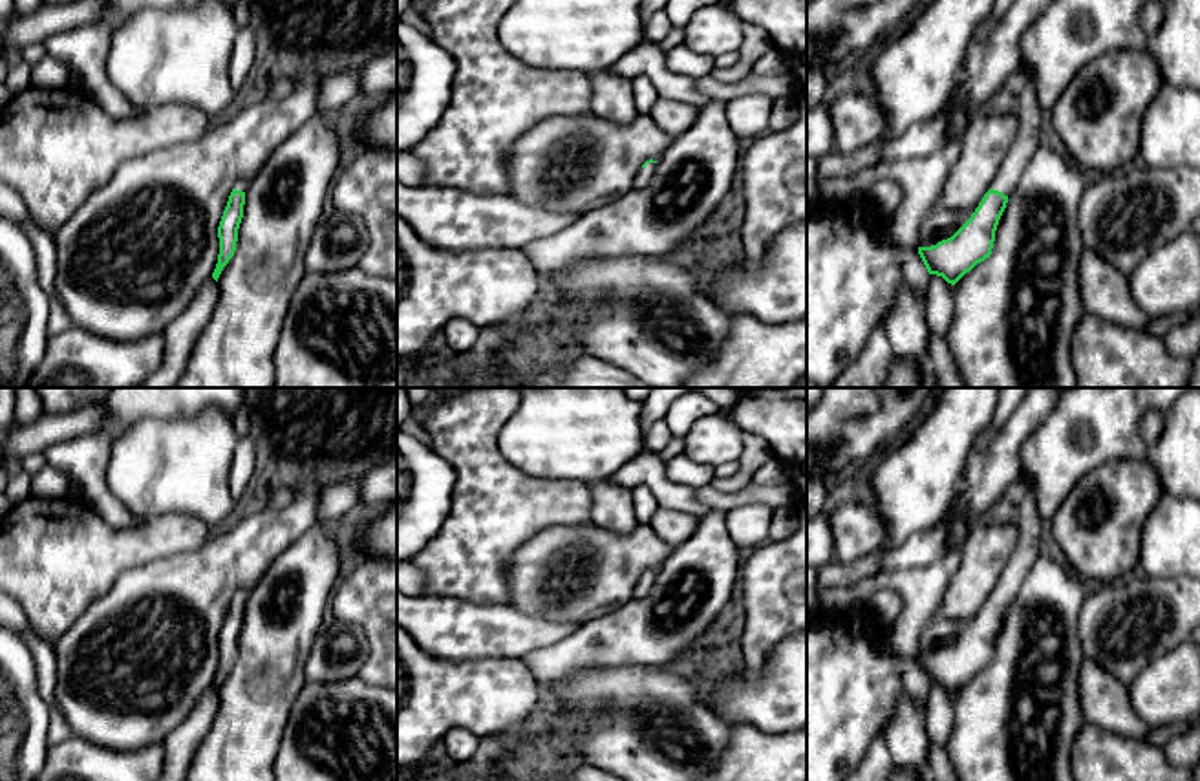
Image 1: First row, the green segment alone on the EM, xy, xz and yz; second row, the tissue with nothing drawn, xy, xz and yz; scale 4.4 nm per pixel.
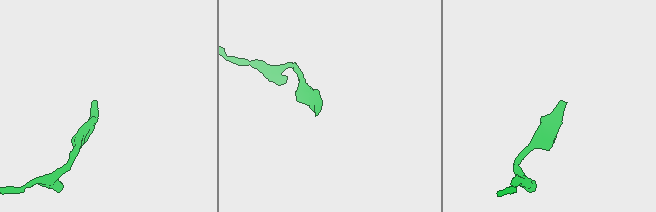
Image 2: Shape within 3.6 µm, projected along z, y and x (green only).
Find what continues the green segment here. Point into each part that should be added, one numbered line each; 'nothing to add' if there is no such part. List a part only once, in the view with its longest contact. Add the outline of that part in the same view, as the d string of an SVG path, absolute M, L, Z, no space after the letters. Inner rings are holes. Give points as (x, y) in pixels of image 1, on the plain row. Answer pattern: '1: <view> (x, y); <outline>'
1: xz (644, 586); M648 572L637 585L635 596L646 596L649 594L653 583L655 583L657 572Z

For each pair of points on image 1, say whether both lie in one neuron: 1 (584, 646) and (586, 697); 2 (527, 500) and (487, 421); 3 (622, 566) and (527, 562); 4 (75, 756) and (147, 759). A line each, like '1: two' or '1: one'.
1: two
2: one
3: one
4: one

